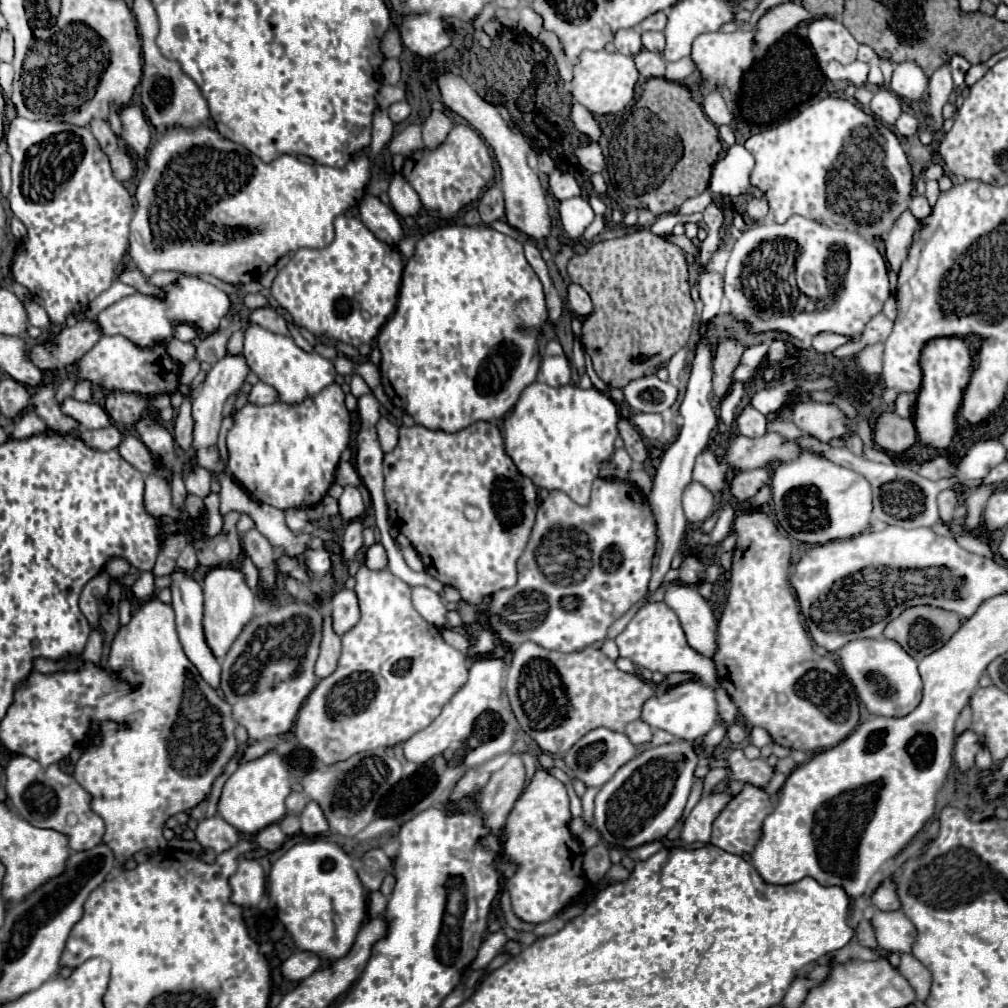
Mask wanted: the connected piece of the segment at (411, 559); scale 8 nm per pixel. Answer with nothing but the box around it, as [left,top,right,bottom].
[403,547,423,571]

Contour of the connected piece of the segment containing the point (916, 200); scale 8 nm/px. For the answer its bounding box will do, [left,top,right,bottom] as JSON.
[909,195,931,219]

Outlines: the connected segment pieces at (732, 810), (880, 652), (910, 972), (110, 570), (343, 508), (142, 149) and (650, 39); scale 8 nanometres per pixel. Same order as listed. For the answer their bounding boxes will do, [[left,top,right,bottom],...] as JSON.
[[711,787,773,853],[839,639,923,717],[899,953,931,1001],[105,559,131,581],[339,487,363,521],[119,105,151,157],[643,31,665,55]]

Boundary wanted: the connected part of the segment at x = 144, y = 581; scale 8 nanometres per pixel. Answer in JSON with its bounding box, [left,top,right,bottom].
[131,573,155,603]

